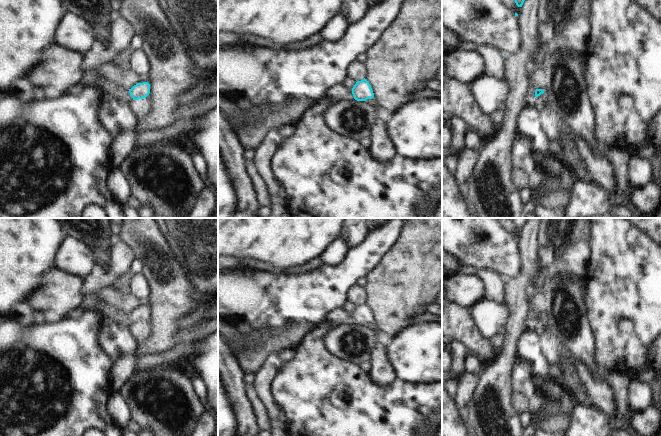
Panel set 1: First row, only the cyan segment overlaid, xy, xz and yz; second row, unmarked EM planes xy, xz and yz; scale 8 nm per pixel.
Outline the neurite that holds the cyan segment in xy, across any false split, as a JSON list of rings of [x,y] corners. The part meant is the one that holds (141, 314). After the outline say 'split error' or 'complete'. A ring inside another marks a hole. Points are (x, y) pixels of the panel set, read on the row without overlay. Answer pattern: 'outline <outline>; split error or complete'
outline [[[148,306],[137,307],[129,314],[133,322],[132,334],[138,347],[148,339],[149,336],[149,323],[147,320],[150,317],[150,308]]]; split error

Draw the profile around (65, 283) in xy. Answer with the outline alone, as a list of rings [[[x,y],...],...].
[[[53,268],[34,285],[26,302],[34,311],[52,310],[63,315],[80,304],[84,289],[81,280]]]

